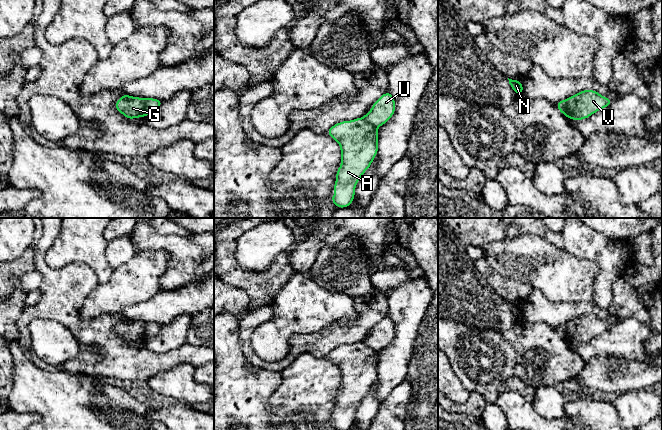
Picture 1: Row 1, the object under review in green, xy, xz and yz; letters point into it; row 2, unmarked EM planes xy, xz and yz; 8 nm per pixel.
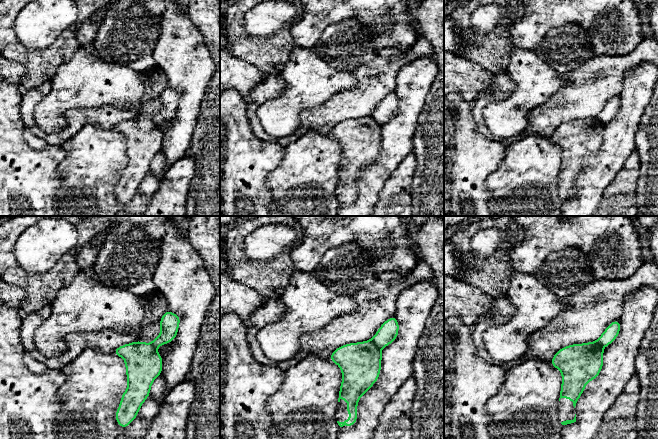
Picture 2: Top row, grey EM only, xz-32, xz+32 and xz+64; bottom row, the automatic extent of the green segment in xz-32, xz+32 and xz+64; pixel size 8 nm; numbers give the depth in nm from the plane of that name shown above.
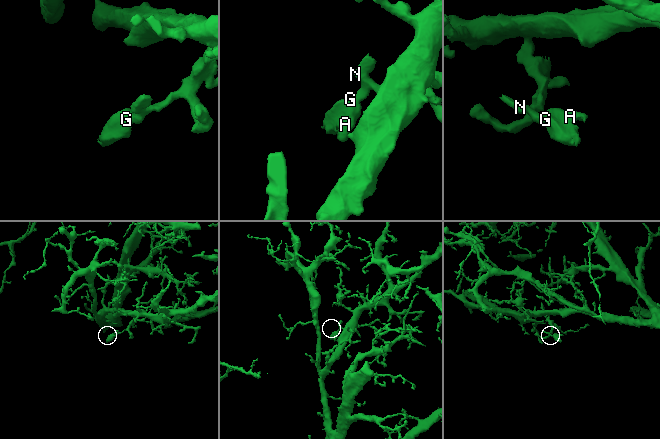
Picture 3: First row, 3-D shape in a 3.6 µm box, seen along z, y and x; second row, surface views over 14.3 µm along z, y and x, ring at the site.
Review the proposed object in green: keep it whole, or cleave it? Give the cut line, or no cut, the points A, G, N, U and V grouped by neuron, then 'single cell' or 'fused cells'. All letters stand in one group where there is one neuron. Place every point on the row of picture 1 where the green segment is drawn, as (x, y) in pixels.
cut xy (146, 99), (145, 114); groups A G V / N U; fused cells

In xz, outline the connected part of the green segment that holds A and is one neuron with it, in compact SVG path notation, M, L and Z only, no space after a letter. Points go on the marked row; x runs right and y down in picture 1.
M363 117L337 123L327 134L339 143L342 159L331 200L339 208L348 207L353 202L357 182L376 157L377 127Z

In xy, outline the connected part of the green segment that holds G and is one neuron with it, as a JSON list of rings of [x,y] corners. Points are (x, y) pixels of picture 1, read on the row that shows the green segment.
[[[123,93],[123,96],[116,102],[115,107],[130,120],[137,117],[145,117],[145,100],[146,99],[128,96]]]

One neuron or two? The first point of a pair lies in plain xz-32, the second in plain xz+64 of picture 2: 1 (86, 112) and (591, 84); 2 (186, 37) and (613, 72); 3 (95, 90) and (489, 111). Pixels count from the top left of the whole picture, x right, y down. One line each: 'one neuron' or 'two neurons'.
1: one neuron
2: two neurons
3: one neuron

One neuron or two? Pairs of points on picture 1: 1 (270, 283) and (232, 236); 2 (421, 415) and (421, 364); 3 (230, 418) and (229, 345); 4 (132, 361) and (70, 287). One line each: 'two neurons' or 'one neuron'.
1: one neuron
2: one neuron
3: one neuron
4: one neuron

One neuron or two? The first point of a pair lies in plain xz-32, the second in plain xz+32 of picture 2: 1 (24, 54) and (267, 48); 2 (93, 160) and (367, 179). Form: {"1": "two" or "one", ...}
{"1": "one", "2": "two"}

